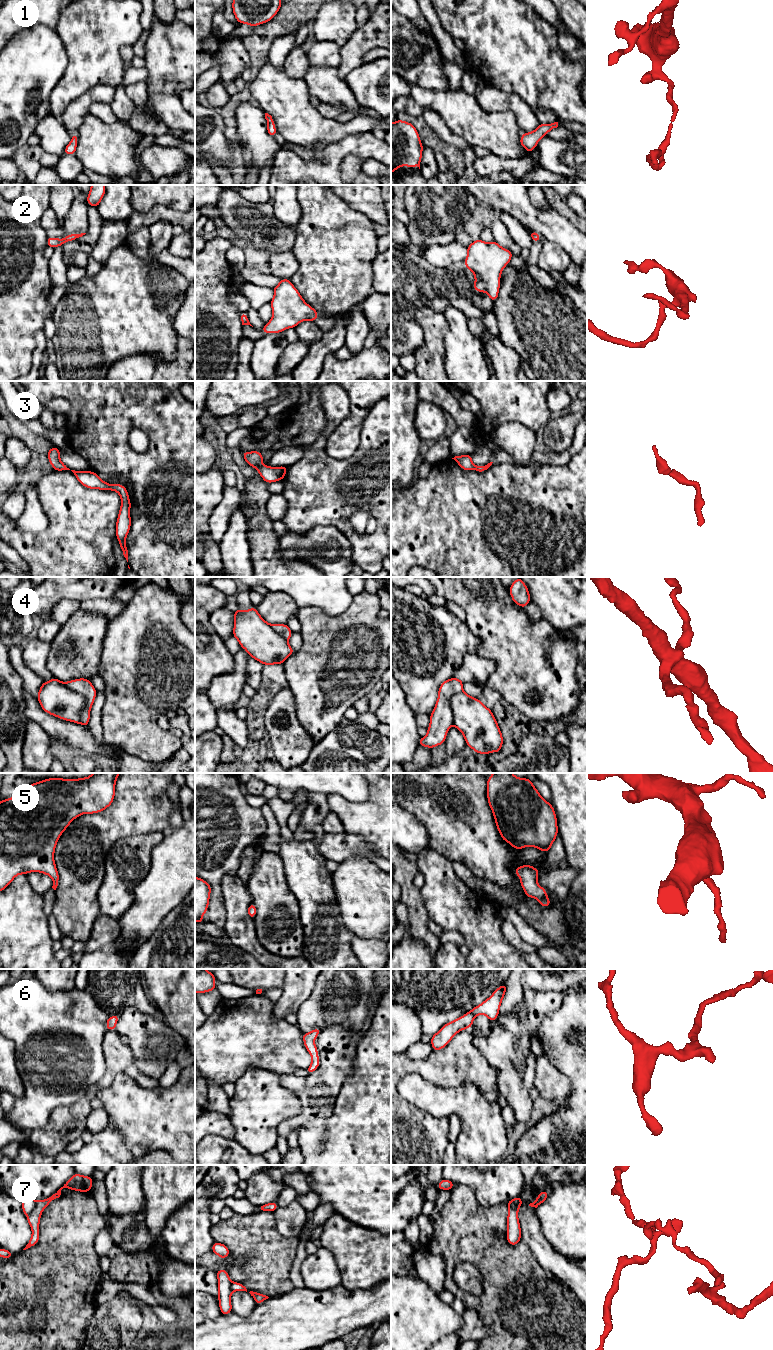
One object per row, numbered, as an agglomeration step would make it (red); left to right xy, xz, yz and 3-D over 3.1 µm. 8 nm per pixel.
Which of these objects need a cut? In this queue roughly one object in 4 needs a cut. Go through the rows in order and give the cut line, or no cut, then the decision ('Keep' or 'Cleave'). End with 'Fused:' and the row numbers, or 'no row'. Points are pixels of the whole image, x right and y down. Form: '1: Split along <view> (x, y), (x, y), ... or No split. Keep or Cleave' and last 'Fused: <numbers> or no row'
1: No split. Keep
2: No split. Keep
3: No split. Keep
4: Split along xy (61, 682), (78, 692), (85, 700), (80, 723). Cleave
5: No split. Keep
6: No split. Keep
7: Split along xy (37, 1201), (34, 1209), (27, 1216). Cleave
Fused: 4, 7

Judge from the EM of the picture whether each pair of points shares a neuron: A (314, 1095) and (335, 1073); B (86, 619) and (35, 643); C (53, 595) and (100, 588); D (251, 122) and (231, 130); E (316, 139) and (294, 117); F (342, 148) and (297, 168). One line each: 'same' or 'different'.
A: same
B: different
C: same
D: different
E: same
F: same

